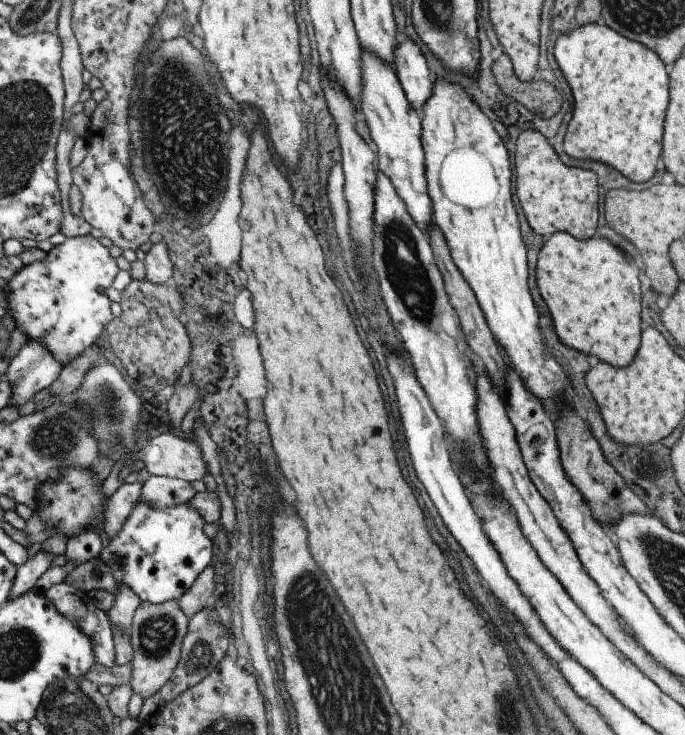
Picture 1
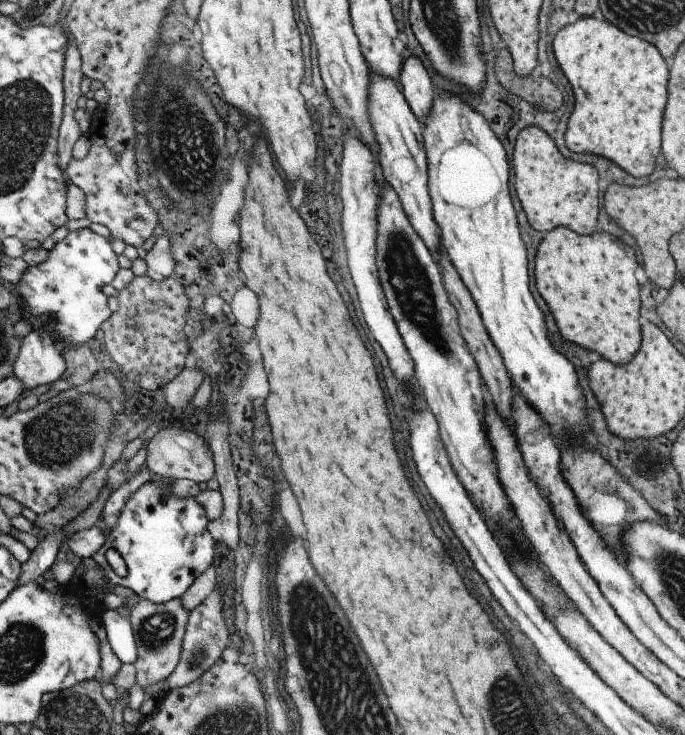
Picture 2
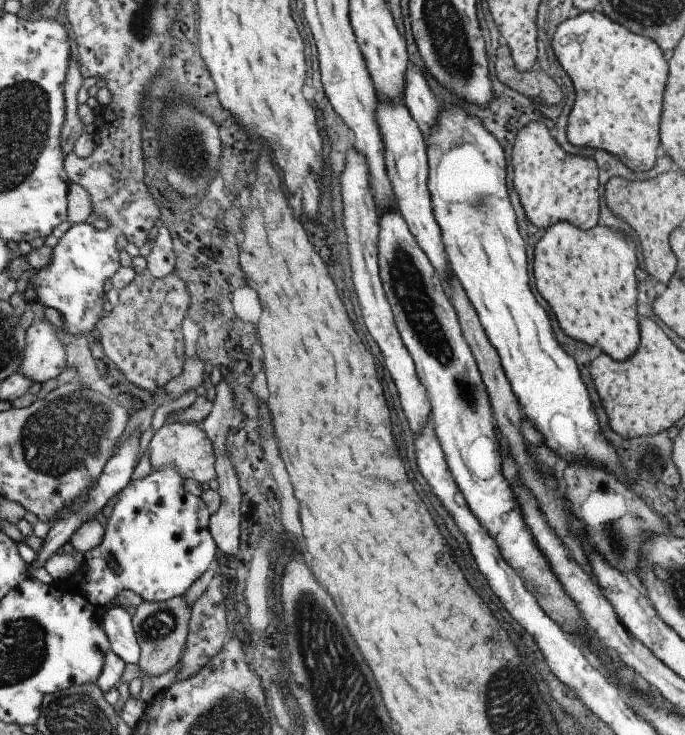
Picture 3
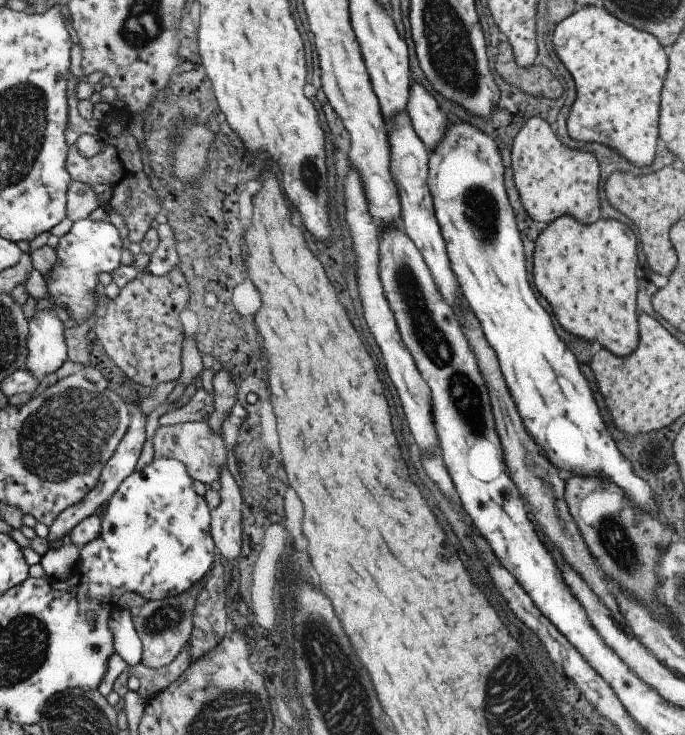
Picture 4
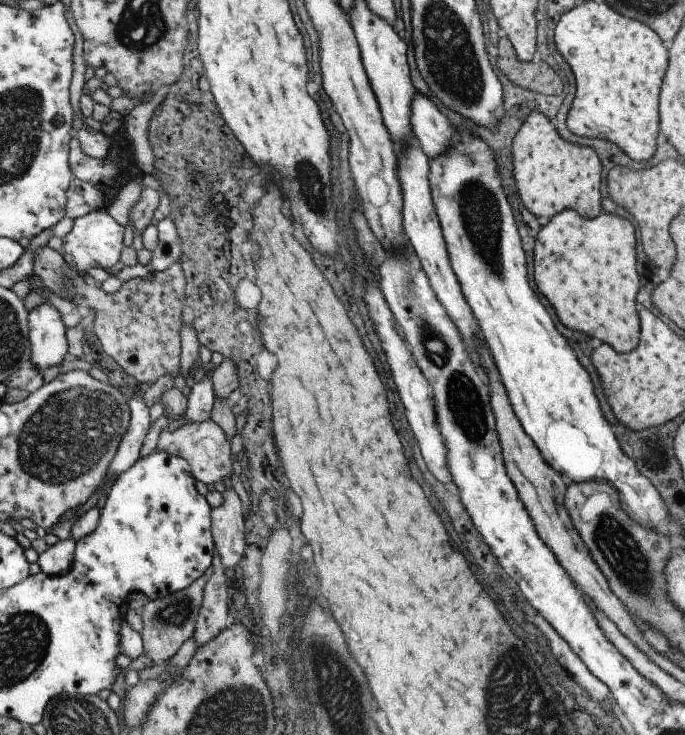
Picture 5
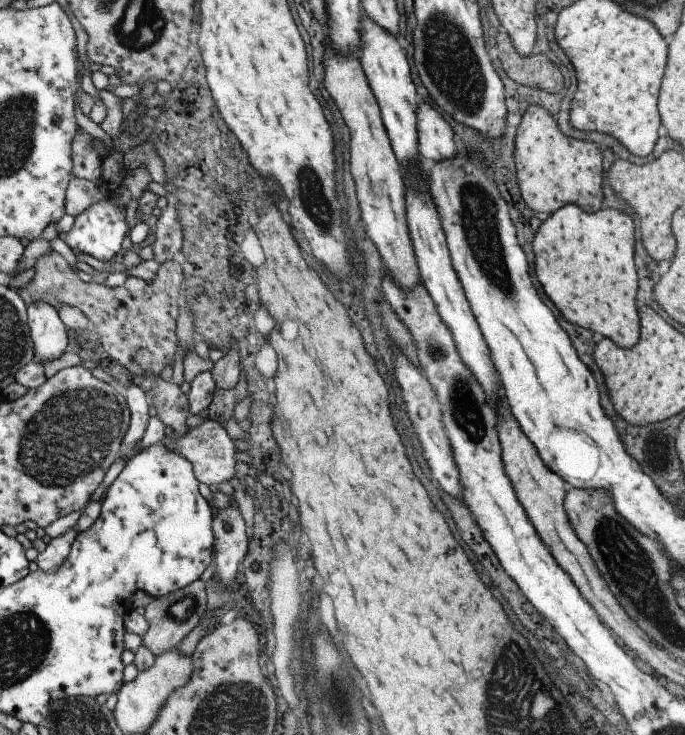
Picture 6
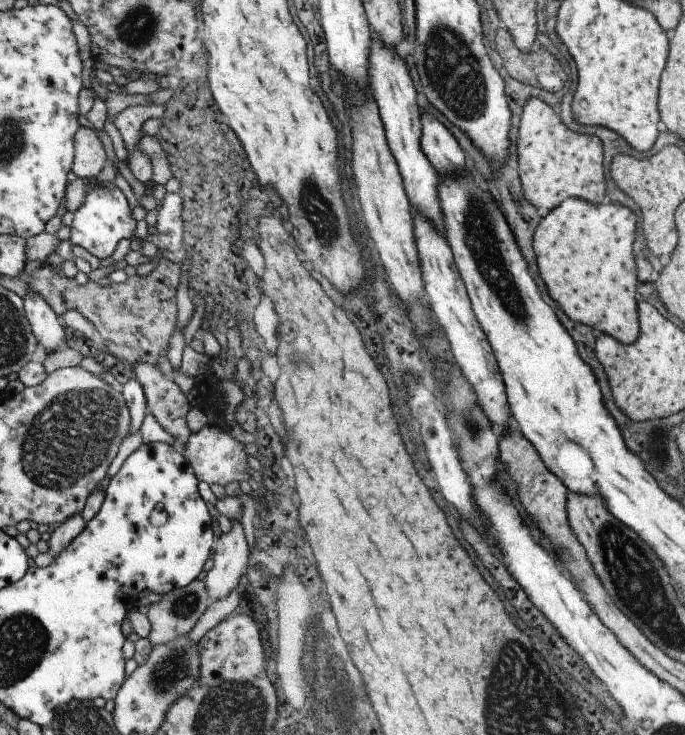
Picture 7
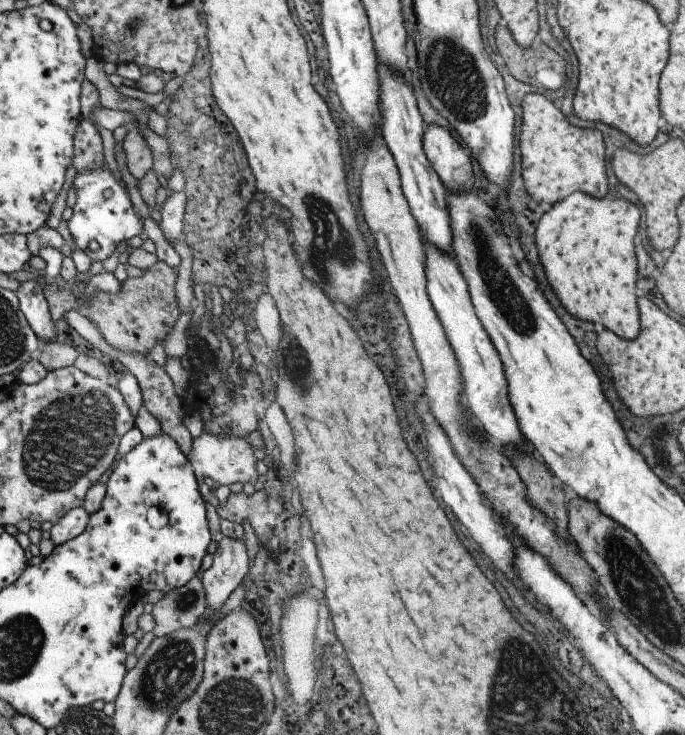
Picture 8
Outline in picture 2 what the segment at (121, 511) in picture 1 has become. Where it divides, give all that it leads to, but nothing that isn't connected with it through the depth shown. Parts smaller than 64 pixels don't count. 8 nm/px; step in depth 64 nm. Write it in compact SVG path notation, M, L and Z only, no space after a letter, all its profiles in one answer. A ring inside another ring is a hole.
M143 465L141 470L139 470L139 474L134 474L131 480L127 480L121 488L117 488L117 490L113 490L113 492L109 494L109 498L105 501L105 506L103 506L103 510L101 511L101 520L103 520L106 533L115 526L115 520L117 520L121 508L125 506L127 498L129 498L135 490L138 490L139 486L149 481L149 475L150 471Z

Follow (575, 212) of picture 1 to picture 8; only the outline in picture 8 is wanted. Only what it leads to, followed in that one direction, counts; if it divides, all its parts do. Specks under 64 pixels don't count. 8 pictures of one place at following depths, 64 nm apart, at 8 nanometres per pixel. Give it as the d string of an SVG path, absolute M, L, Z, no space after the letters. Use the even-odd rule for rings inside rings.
M529 93L521 101L519 150L521 176L527 194L535 202L555 205L574 192L594 199L607 196L603 163L603 139L599 131L571 126L563 113L545 96Z

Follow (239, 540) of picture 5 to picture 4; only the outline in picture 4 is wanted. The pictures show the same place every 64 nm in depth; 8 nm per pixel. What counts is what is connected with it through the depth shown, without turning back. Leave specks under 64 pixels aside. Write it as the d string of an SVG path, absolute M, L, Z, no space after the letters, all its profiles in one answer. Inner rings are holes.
M228 465L220 467L218 481L220 502L214 510L210 510L210 536L212 537L217 555L225 557L225 559L230 561L238 557L242 544L242 527L240 524L242 520L240 512L242 508L242 497L240 496L238 484L230 474Z

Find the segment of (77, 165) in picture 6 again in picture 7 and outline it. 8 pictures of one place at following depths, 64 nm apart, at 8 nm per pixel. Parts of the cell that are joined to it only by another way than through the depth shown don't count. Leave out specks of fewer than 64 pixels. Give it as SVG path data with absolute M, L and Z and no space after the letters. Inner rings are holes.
M81 126L77 128L73 135L73 150L70 168L73 174L82 179L95 179L103 165L103 152L94 132Z

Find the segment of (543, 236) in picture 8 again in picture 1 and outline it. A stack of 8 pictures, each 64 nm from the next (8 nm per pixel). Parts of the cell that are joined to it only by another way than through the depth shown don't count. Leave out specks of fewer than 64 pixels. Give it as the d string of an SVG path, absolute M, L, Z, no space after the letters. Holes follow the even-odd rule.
M555 232L548 237L549 240L541 246L539 254L537 254L537 270L535 270L535 278L537 278L536 288L543 298L543 302L547 304L547 310L551 314L551 322L553 322L553 330L559 338L561 344L575 348L587 356L595 356L597 360L615 366L615 368L623 368L627 366L633 356L635 350L639 346L640 332L640 308L641 294L639 292L639 280L637 279L638 269L635 267L631 256L627 258L623 256L623 252L605 242L606 238L594 236L591 240L578 240L567 234L567 232Z

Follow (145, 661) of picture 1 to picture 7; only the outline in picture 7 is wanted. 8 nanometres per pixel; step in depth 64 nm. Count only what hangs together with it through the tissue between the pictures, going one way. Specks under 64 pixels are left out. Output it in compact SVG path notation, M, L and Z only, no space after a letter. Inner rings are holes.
M200 578L193 579L187 586L174 588L160 596L157 602L150 604L145 615L150 624L150 630L146 635L150 646L165 644L170 640L186 636L199 620L203 611L210 608L209 596L205 585Z

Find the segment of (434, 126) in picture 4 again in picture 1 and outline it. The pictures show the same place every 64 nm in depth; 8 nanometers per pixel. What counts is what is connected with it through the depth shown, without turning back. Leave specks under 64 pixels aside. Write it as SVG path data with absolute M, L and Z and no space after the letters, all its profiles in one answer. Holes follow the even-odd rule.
M403 40L397 43L392 62L407 103L420 113L433 88L423 54L413 40Z

